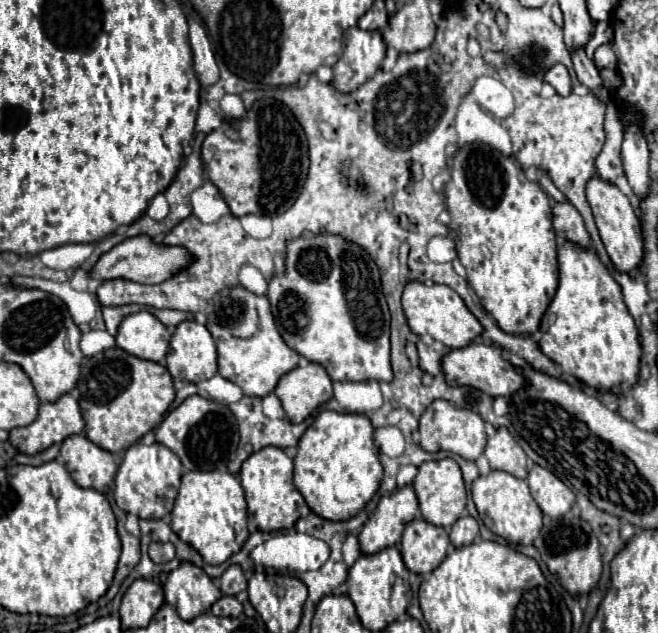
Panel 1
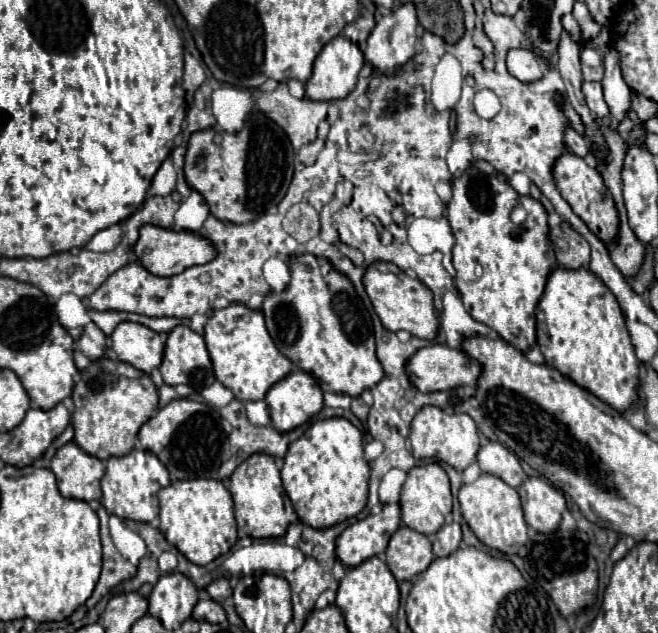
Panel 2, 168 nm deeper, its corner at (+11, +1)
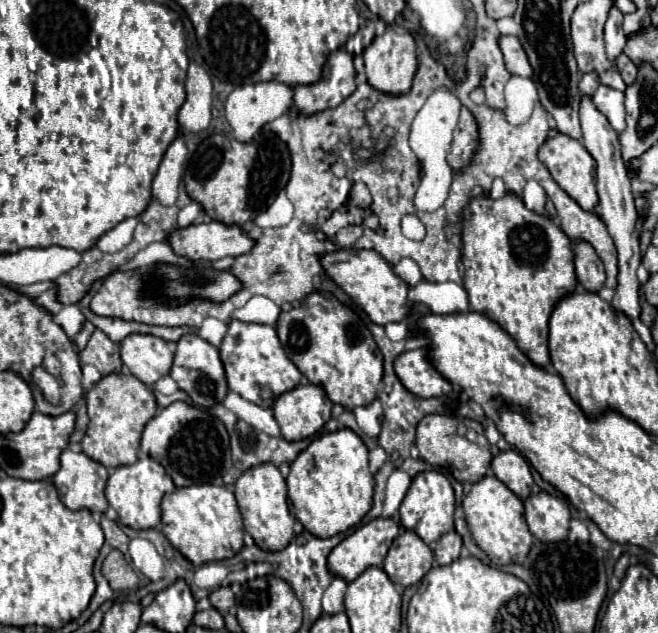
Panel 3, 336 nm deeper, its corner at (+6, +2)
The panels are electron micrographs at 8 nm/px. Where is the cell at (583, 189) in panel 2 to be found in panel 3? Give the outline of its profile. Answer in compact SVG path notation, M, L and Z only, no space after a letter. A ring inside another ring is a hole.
M553 135L545 141L545 145L539 151L541 163L549 169L551 177L559 183L559 187L573 197L583 211L595 211L599 197L597 197L597 175L595 175L595 159L589 155L589 151L575 139L569 139L567 135Z

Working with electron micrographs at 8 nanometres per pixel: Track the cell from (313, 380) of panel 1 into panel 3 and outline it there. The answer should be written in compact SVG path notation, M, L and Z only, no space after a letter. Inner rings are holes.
M297 385L273 403L283 439L299 441L315 435L331 417L331 399L321 385Z

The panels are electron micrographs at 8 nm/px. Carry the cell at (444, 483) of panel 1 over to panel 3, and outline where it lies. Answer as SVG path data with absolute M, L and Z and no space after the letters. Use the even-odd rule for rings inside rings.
M423 471L413 477L411 489L407 491L399 507L399 521L405 529L415 531L425 543L433 543L453 527L453 511L455 511L455 493L449 479L441 471Z

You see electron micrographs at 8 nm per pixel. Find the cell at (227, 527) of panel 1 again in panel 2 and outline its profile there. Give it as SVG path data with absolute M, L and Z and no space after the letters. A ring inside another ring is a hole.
M198 478L178 480L158 492L160 500L160 532L176 546L190 562L206 566L222 554L228 554L236 544L236 520L232 496L220 480Z

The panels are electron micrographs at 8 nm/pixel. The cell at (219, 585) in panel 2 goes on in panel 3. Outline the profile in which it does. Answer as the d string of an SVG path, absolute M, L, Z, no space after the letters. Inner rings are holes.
M219 587L219 589L215 589L215 591L209 595L209 601L211 601L211 605L213 605L215 609L227 611L227 609L233 607L235 595L233 595L231 587Z

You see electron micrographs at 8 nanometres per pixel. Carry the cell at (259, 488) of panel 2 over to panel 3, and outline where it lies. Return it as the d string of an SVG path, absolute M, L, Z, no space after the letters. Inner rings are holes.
M261 463L261 465L247 469L235 483L235 499L237 499L239 511L243 515L245 531L255 539L255 543L261 549L281 551L289 545L289 541L295 535L295 531L293 531L295 517L289 509L285 479L273 463Z

